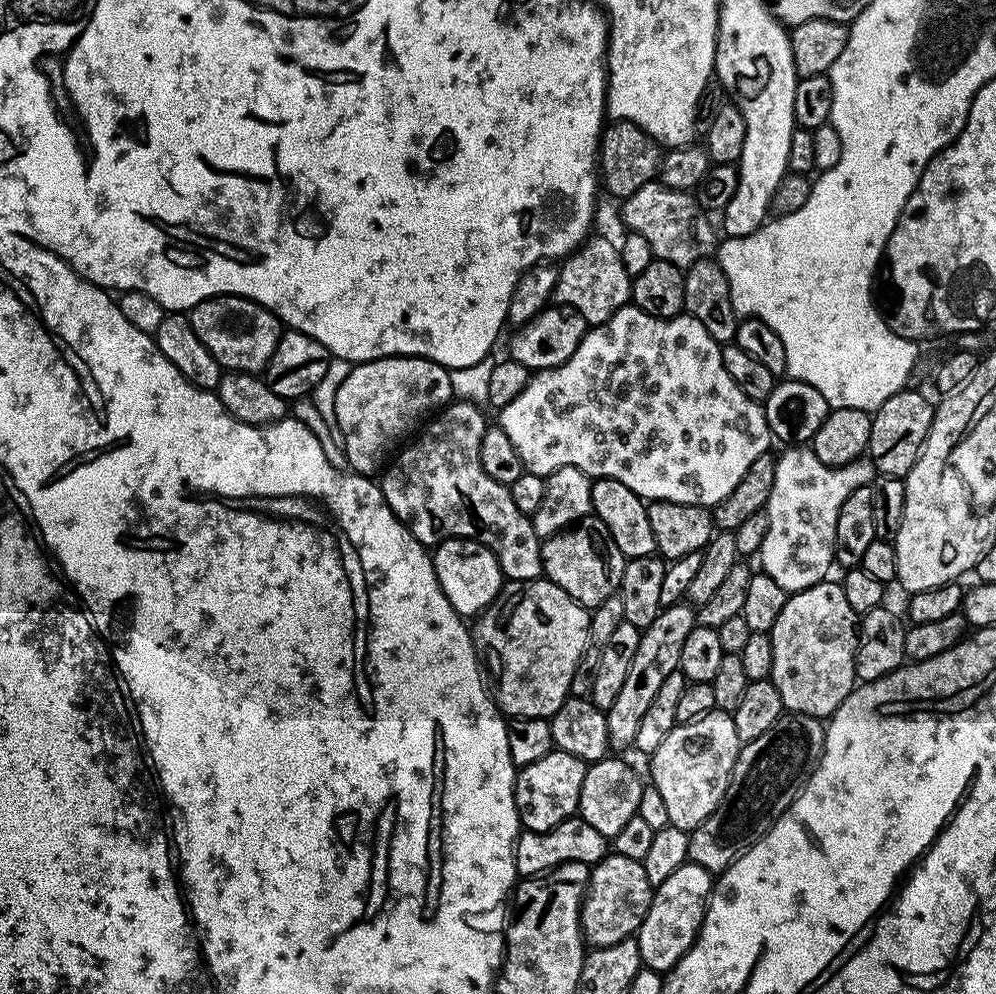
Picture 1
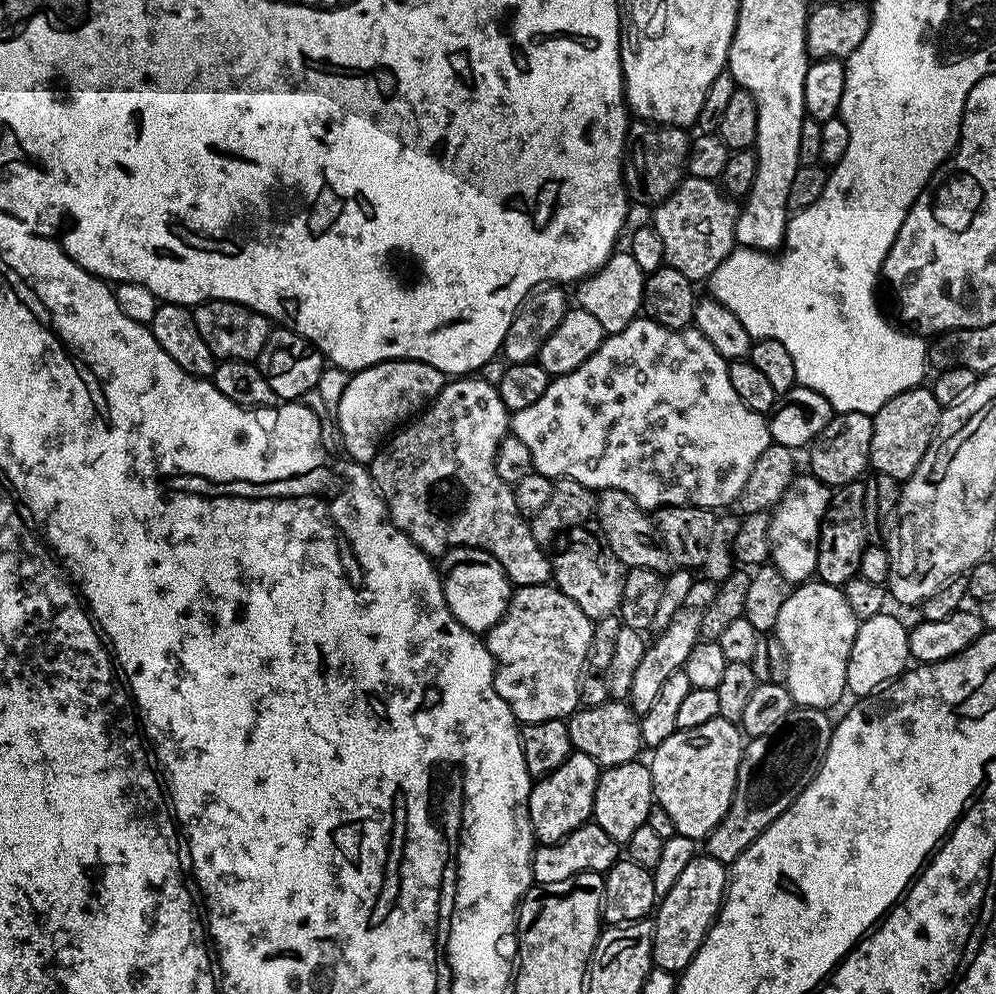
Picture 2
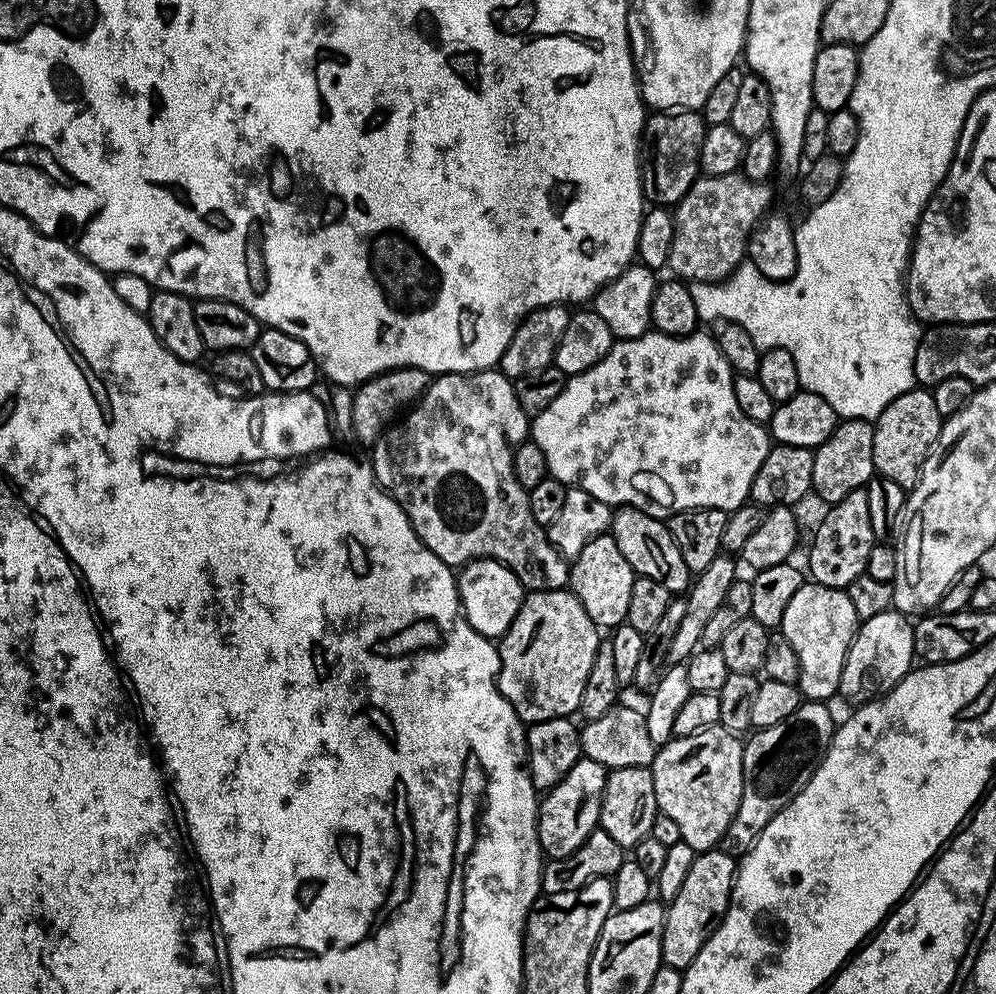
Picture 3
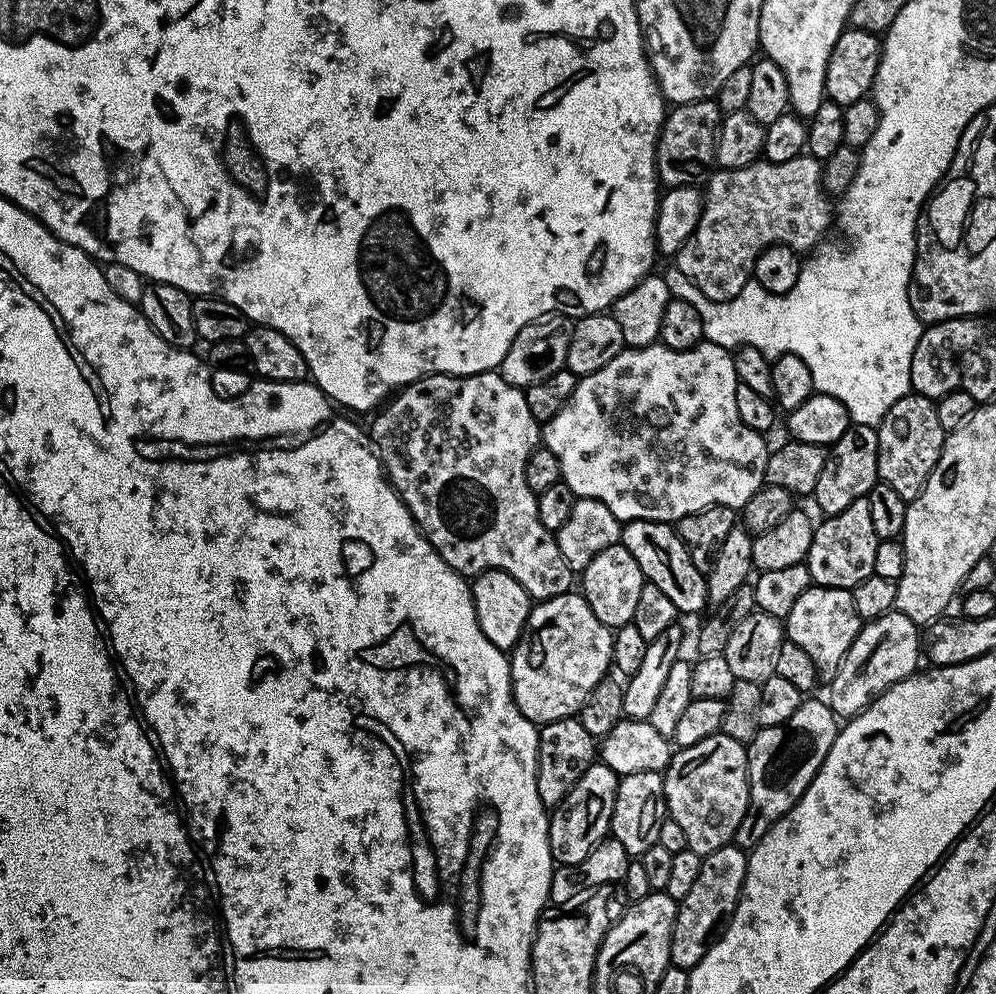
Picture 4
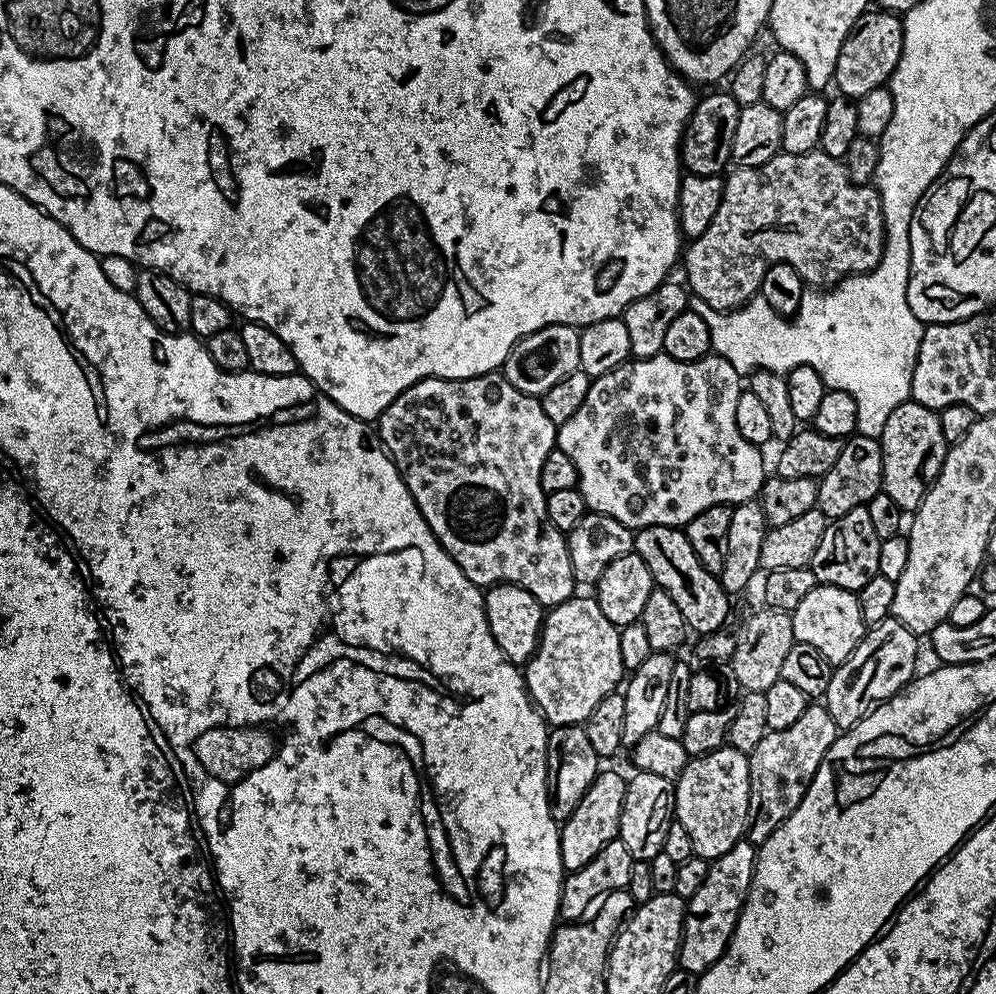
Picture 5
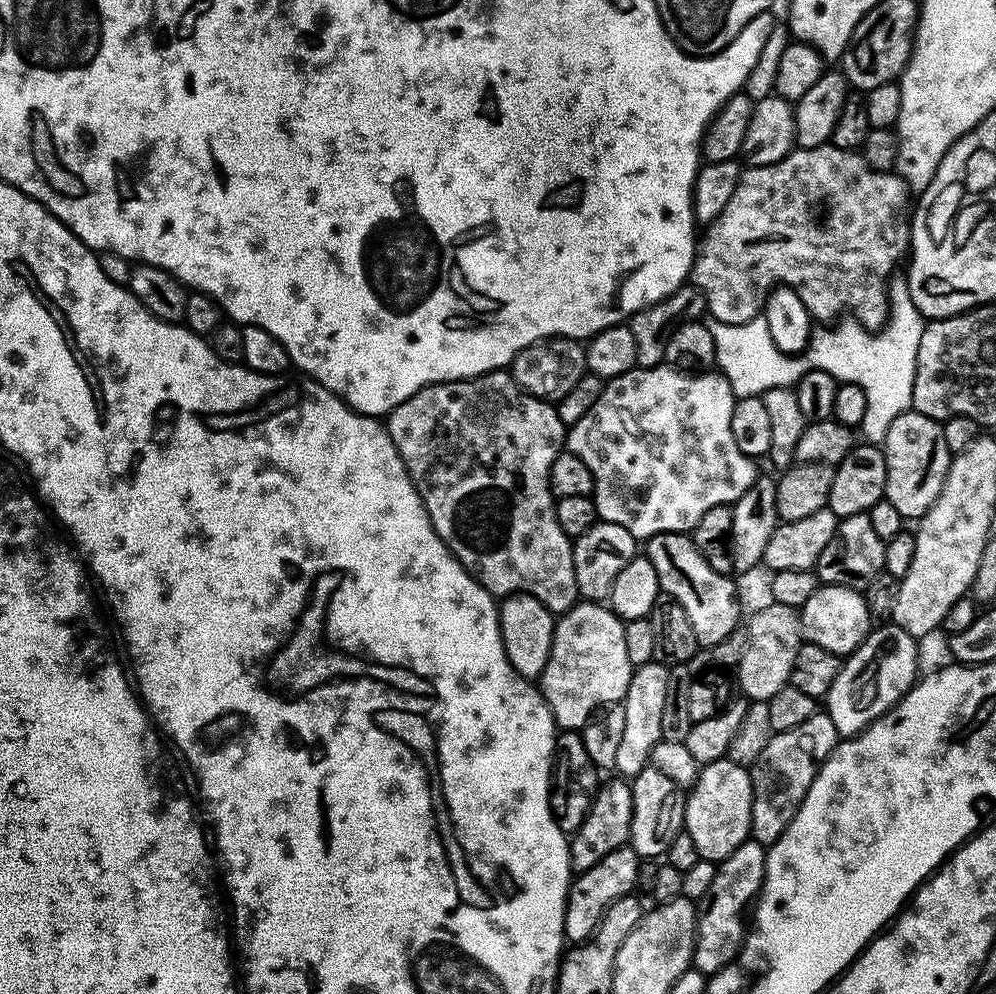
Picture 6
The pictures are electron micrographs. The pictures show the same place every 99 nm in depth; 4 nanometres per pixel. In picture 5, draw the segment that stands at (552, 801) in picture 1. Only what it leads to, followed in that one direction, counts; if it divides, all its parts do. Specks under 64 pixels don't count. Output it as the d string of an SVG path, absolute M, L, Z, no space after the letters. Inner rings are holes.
M601 770L594 778L590 790L582 794L582 802L574 806L574 814L566 818L560 825L560 853L565 873L578 870L606 846L606 842L617 839L620 834L622 818L622 802L626 798L627 779L616 772Z

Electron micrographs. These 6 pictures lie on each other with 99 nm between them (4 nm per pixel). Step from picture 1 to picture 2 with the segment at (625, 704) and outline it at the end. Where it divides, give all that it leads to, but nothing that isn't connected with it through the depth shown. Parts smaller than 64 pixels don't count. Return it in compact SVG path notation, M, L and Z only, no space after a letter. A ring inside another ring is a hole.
M703 578L693 579L686 602L682 602L680 609L674 613L670 626L666 626L666 630L657 632L651 637L646 654L642 654L642 662L634 673L634 682L630 685L627 703L633 712L643 714L646 710L650 710L654 698L658 698L658 690L662 690L662 682L666 682L670 674L683 669L690 650L694 650L694 646L700 640L702 614L706 606L710 606L715 593L716 584L713 581Z

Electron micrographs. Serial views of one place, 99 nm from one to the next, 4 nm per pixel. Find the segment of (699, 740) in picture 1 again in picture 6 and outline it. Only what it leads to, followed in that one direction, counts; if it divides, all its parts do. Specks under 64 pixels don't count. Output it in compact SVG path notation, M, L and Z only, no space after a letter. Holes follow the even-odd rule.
M728 759L710 762L701 767L692 788L687 789L684 801L683 831L690 834L701 860L719 862L726 859L750 836L750 806L752 805L752 778L749 769L738 766Z

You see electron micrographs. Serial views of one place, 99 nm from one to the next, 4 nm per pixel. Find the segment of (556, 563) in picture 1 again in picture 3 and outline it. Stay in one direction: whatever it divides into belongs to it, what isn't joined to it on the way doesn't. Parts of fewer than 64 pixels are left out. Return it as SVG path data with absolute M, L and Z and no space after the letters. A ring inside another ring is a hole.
M605 534L586 542L582 554L571 561L568 570L567 587L582 602L582 610L590 614L590 618L601 630L611 630L625 623L630 610L630 590L634 587L637 575L632 571L630 562L622 558L622 550L618 550L618 542L614 542L611 534Z

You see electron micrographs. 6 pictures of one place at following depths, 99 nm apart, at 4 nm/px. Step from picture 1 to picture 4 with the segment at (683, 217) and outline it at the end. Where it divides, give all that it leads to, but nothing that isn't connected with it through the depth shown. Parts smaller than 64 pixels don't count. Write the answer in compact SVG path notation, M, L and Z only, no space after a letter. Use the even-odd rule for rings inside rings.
M805 154L790 158L790 162L770 162L761 158L755 164L738 170L720 168L713 171L706 181L702 218L698 218L698 226L694 234L690 234L686 246L678 250L674 266L682 270L682 274L686 274L686 278L690 278L690 282L698 286L702 294L706 294L706 298L729 300L737 296L742 286L752 279L754 262L762 250L772 248L775 244L787 244L795 252L807 253L827 237L824 235L833 224L834 204L824 191L821 161L813 156Z

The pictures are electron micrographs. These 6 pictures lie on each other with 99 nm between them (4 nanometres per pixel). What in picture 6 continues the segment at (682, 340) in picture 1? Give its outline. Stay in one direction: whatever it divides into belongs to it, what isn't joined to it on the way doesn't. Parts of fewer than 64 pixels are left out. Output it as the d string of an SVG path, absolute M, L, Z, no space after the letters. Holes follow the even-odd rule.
M667 366L635 367L626 374L611 377L605 383L598 402L594 402L594 406L590 406L590 410L586 410L586 414L582 414L582 418L578 418L578 422L570 425L566 432L567 451L578 454L578 458L582 458L586 466L590 466L590 474L594 478L592 496L596 501L597 517L606 522L614 522L618 526L626 526L626 530L630 530L630 534L636 537L637 541L647 542L650 537L663 532L691 533L698 518L702 518L706 510L712 509L713 506L735 504L738 498L742 498L742 494L746 494L746 490L750 490L758 475L757 461L753 457L742 454L742 450L738 450L738 445L734 443L734 434L730 431L730 418L734 414L737 399L737 396L732 393L730 382L716 370L689 374Z

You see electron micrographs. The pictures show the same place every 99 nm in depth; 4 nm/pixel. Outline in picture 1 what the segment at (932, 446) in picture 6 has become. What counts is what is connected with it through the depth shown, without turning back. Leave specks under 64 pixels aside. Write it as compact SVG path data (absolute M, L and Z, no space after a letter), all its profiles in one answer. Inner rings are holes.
M905 390L886 398L886 402L882 402L882 406L871 413L872 425L867 455L879 475L901 478L907 476L916 465L930 434L933 411L933 401L928 401L920 392Z

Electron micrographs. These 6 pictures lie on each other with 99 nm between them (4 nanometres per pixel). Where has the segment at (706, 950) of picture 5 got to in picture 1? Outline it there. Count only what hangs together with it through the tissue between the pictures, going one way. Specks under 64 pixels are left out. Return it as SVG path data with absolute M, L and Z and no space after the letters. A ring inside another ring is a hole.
M689 862L678 866L678 870L674 870L666 882L655 885L646 918L635 935L643 967L667 974L688 953L704 925L704 911L708 909L713 883L713 873Z

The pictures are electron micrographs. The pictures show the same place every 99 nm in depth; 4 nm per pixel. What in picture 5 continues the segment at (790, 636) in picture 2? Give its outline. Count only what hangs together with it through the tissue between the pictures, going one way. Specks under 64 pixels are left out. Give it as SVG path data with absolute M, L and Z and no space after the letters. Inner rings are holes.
M817 584L790 615L796 643L814 646L814 650L819 650L833 666L850 658L866 631L859 595L829 584Z

